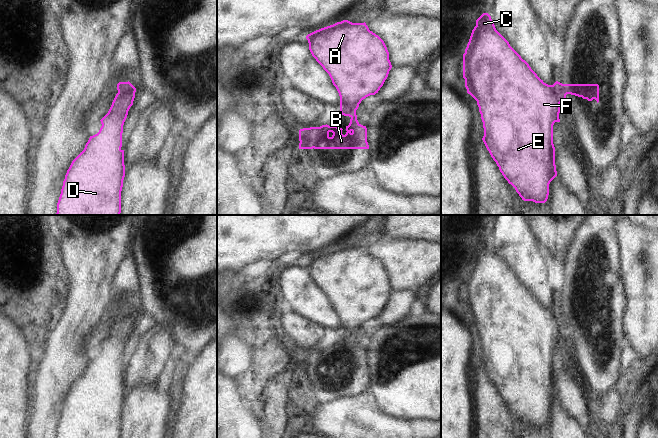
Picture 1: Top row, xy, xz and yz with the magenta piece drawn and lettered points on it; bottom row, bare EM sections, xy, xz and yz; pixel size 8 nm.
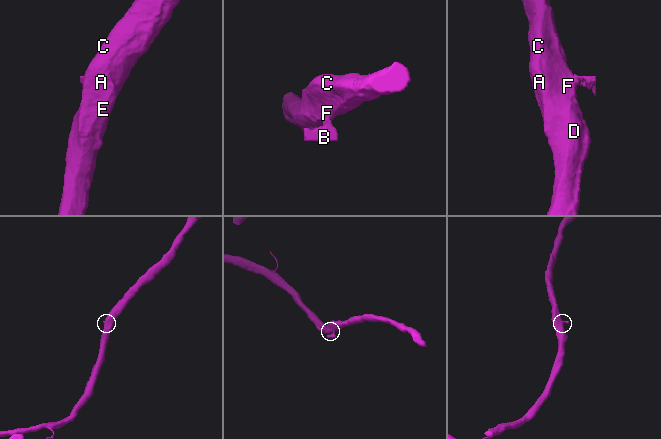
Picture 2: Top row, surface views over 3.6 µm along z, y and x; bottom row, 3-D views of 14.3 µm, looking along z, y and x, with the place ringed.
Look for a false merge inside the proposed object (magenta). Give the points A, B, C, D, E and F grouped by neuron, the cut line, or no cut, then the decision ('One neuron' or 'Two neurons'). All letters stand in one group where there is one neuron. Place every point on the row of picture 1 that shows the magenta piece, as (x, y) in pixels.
Groups: A C D E F / B. Split along xy (128, 82), (126, 91), (121, 96), (118, 96). Two neurons.

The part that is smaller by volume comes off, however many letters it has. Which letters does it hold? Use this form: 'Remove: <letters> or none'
Remove: B

